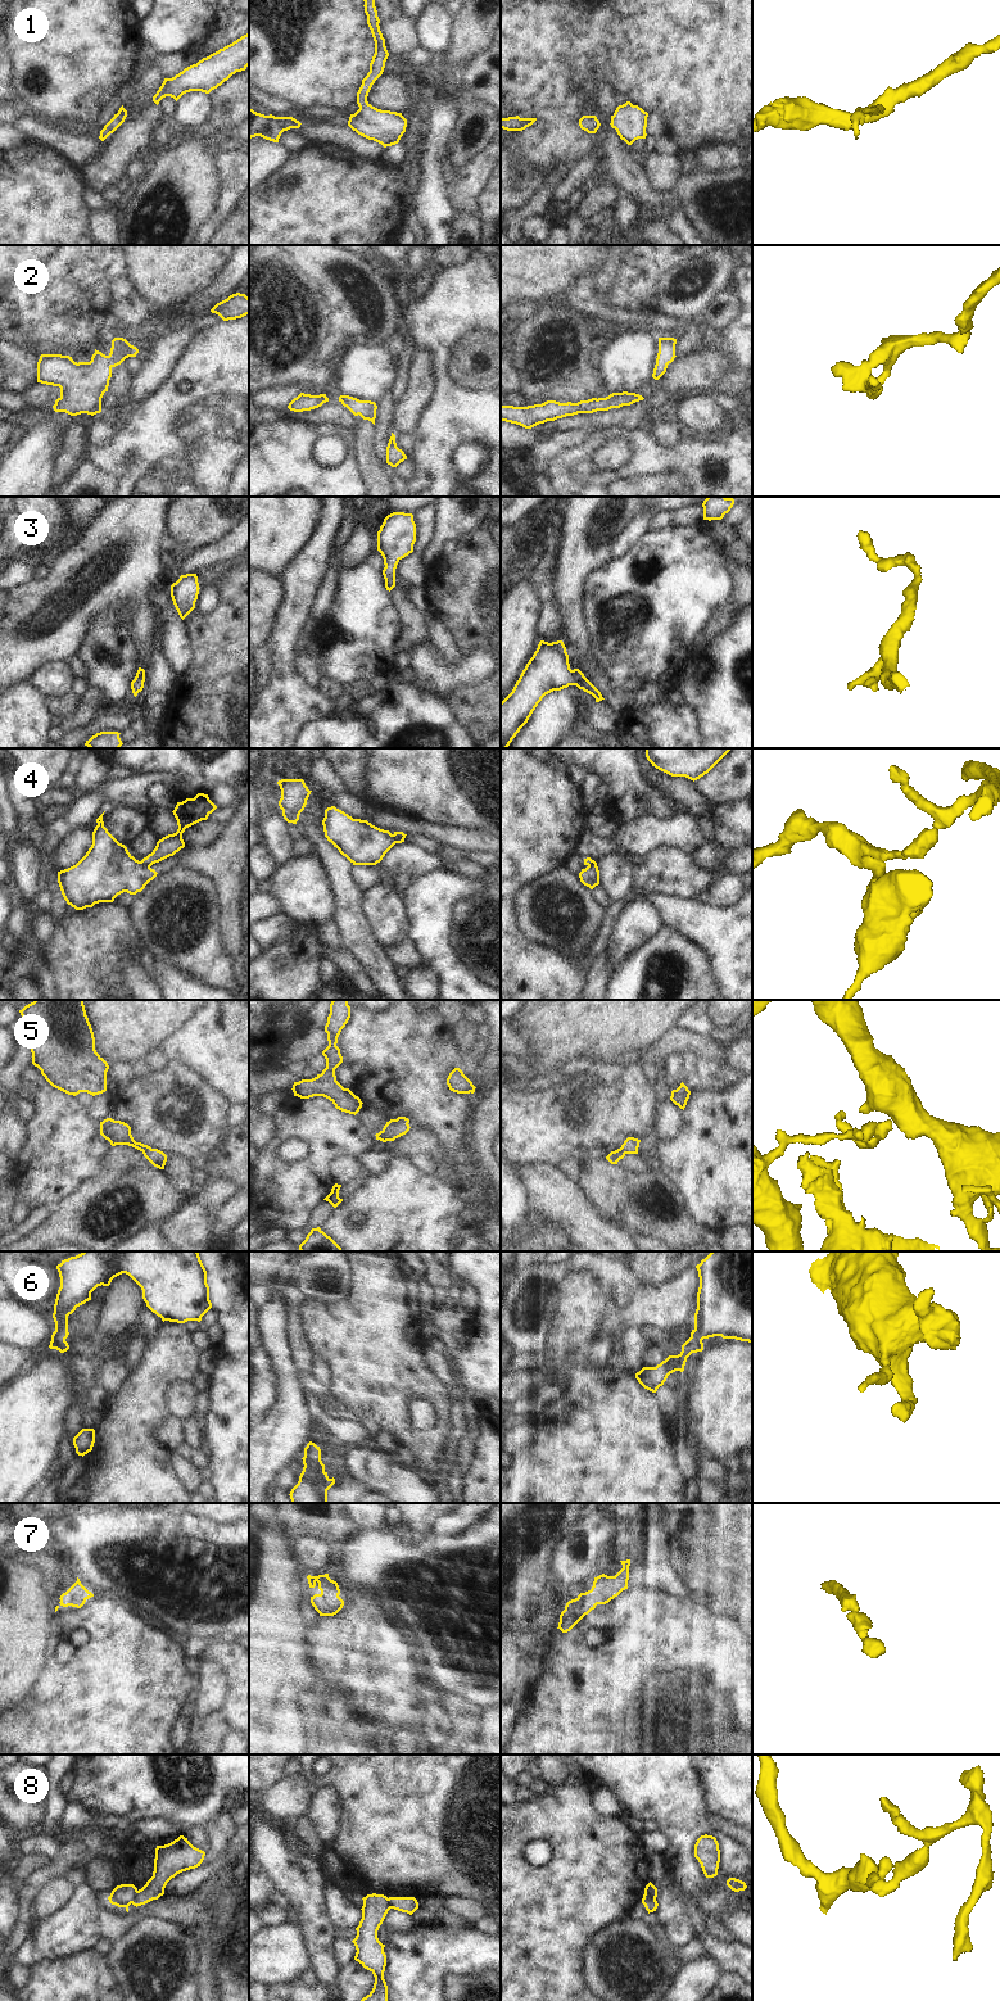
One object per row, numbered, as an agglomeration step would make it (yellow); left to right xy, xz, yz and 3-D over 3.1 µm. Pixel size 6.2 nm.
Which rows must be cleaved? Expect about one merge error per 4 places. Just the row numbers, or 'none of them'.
4, 8

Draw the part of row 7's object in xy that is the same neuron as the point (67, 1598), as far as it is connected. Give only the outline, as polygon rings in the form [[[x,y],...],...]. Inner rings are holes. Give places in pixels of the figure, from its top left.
[[[77,1577],[77,1581],[65,1592],[60,1595],[60,1606],[63,1607],[77,1607],[81,1608],[85,1602],[94,1597],[91,1592],[89,1592],[80,1581]]]

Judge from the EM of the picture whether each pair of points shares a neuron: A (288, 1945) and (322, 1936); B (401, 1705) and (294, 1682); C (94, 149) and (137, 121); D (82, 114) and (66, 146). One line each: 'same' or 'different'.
A: different
B: different
C: different
D: different

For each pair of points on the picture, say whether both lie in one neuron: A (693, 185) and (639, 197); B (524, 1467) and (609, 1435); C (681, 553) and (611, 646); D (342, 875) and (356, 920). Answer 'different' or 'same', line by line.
A: same
B: same
C: same
D: same

